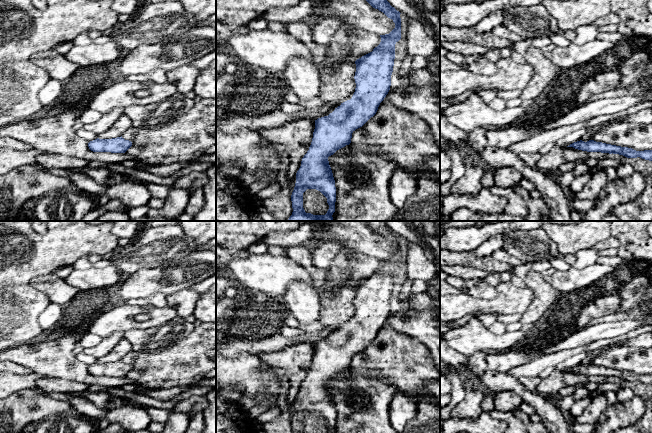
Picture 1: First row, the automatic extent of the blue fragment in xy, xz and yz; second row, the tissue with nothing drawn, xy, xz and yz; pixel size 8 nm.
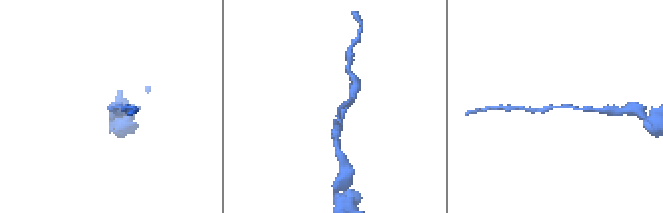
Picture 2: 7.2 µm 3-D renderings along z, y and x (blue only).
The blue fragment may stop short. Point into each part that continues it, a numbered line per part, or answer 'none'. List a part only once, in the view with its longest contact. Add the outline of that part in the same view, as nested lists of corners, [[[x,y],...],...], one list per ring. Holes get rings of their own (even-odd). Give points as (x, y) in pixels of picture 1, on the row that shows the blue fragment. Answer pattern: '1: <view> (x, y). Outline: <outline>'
none

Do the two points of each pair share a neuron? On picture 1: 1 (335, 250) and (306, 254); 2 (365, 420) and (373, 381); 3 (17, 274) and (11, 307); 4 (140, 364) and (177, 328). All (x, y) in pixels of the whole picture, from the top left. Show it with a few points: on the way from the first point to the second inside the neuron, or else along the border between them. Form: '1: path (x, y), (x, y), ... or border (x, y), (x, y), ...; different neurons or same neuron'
1: border (311, 253), (311, 262), (317, 268), (325, 270); different neurons
2: path (366, 410), (372, 403), (373, 391); same neuron
3: path (11, 282), (11, 299); same neuron
4: border (132, 348), (138, 351), (153, 352); different neurons

